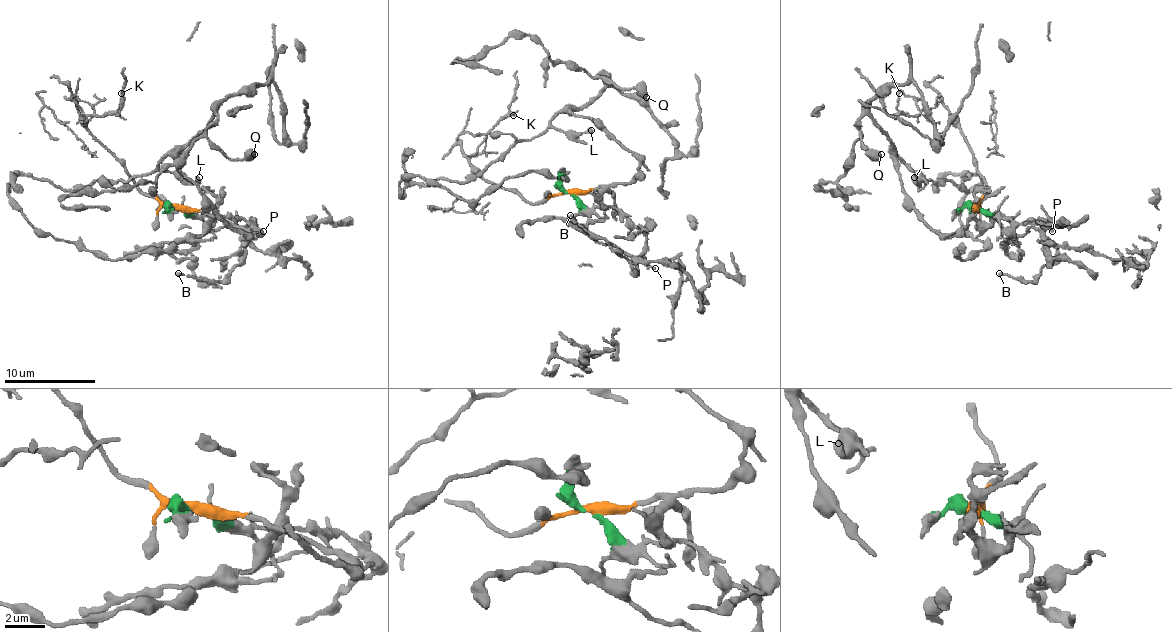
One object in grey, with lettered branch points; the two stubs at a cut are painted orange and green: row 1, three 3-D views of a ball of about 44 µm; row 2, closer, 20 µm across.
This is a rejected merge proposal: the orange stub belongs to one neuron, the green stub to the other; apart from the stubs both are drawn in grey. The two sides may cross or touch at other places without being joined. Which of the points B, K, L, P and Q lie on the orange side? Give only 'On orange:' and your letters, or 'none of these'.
On orange: K, L, Q

